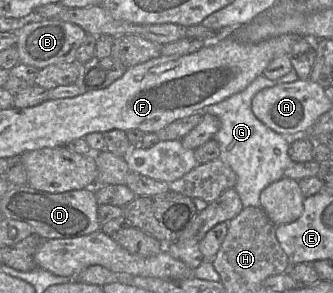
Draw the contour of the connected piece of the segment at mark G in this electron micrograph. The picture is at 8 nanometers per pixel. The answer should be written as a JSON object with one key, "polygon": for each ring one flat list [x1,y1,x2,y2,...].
{"polygon":[[294,69,275,80,268,79,262,74,256,77,243,91,196,112,202,116,211,114,219,119,220,129,214,137,219,144,218,159,235,172,237,180,233,189,237,192,244,208,260,207,259,197,263,189,283,178,285,170,295,164,288,155,290,140,267,127,254,115,251,109,252,99,263,89,291,83,298,79]]}

